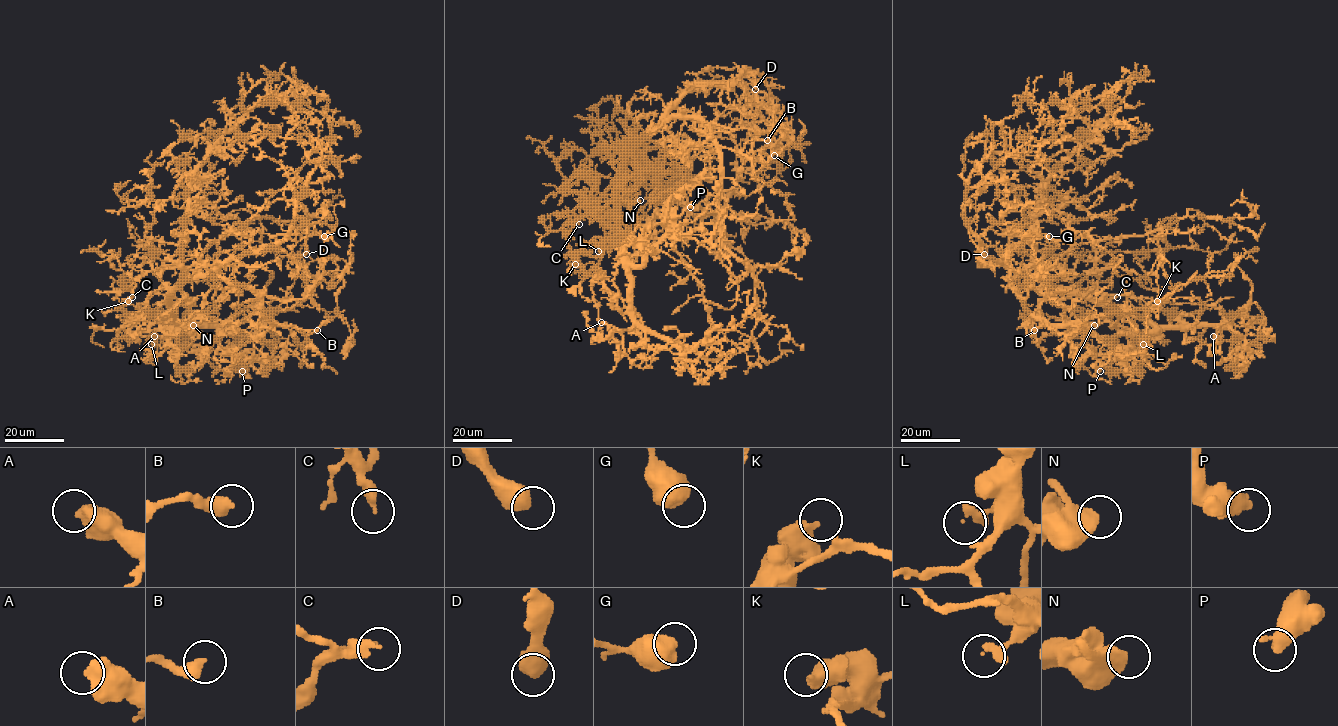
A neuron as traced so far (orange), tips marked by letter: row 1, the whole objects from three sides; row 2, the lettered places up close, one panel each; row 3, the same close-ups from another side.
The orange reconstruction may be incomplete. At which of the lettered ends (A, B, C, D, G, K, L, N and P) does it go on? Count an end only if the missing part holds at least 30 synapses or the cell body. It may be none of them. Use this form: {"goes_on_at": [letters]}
{"goes_on_at": []}

